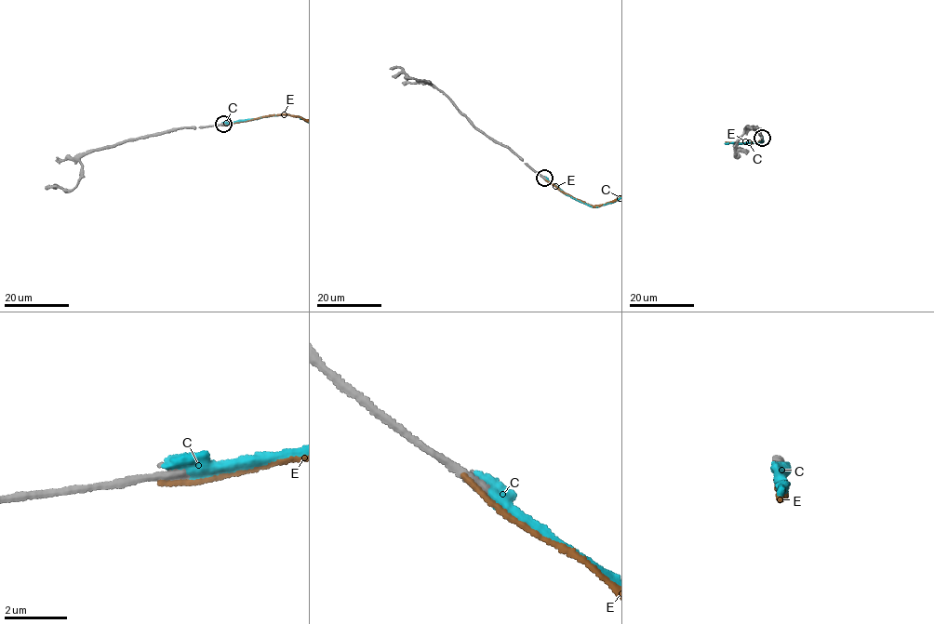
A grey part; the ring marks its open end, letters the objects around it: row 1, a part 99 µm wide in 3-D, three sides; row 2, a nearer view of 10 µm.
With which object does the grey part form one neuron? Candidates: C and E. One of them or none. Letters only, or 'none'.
C

